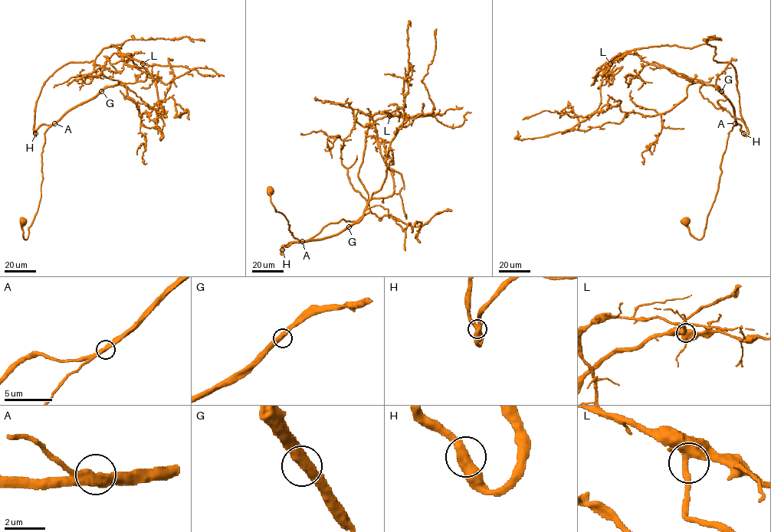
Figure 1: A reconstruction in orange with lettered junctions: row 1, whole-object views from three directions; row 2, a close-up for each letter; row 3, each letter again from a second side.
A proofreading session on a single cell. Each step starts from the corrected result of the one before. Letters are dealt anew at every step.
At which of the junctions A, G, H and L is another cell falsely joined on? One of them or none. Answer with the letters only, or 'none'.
none

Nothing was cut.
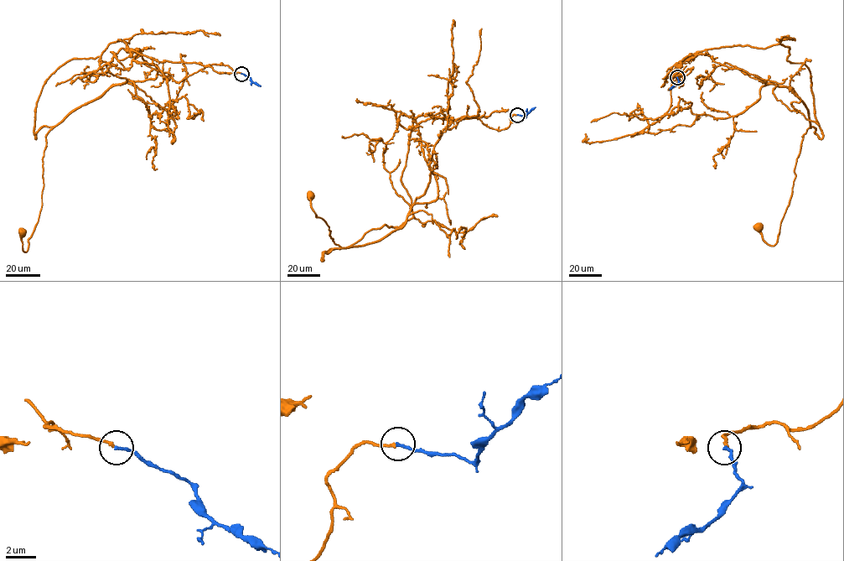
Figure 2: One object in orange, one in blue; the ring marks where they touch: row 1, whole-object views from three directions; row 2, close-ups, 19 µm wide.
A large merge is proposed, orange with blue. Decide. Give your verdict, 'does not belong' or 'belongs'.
belongs

